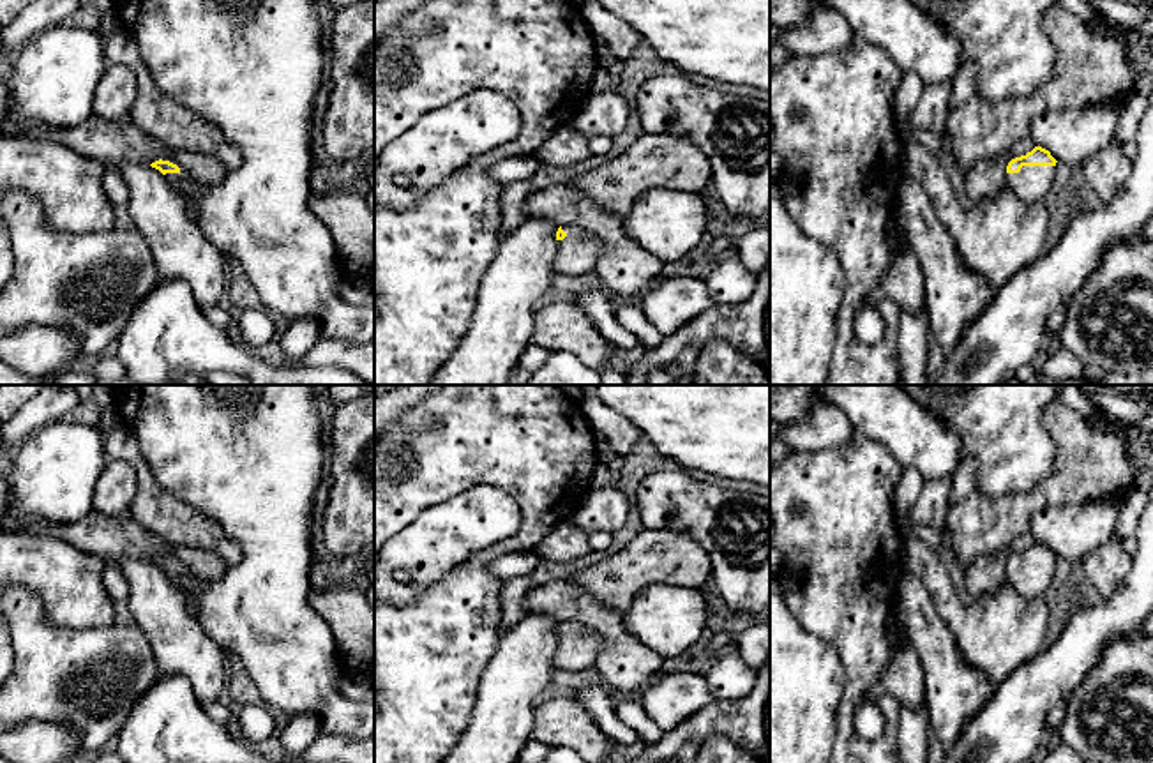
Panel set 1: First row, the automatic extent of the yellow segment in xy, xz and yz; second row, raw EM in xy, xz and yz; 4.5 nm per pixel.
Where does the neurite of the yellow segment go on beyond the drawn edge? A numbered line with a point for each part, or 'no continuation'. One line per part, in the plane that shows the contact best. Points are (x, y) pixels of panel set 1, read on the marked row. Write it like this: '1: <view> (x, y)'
1: yz (1032, 184)

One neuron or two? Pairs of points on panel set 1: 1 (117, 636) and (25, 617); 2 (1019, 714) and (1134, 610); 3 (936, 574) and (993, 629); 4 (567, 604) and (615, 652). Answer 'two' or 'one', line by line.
1: one
2: one
3: one
4: one

